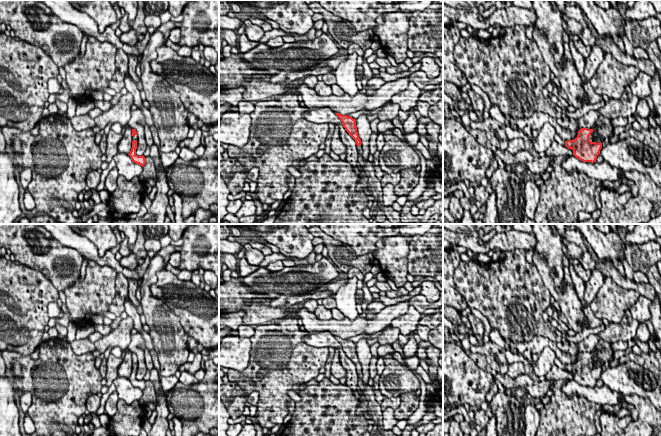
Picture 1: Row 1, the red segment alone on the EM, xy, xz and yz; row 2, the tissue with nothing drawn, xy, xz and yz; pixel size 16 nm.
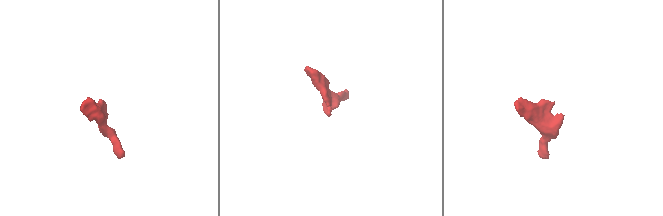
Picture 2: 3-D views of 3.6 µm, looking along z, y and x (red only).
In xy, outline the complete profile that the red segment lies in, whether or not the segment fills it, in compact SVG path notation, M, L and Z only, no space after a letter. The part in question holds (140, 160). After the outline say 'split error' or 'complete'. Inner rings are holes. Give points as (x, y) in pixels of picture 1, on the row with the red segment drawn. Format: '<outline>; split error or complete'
M132 129L132 136L133 136L132 148L131 148L131 151L128 155L130 156L131 160L134 163L139 164L143 167L146 163L146 160L145 160L145 157L143 155L138 156L136 154L138 135L137 135L137 132L135 129Z; split error

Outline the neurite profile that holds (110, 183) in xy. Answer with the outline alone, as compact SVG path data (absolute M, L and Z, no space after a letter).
M114 167L108 174L105 180L105 187L109 193L112 193L117 188L117 178L119 176L117 167Z

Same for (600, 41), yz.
M583 11L582 13L587 23L587 27L595 38L595 45L599 46L604 52L611 53L620 63L628 66L635 66L640 71L645 72L650 76L654 76L656 67L650 59L636 59L635 57L630 57L626 52L622 52L613 40L606 40L603 36L599 35L586 14Z

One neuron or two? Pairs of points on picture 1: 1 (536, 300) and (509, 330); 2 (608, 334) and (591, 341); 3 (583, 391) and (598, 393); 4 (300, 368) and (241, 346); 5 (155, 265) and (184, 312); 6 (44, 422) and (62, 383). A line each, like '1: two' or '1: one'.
1: one
2: two
3: one
4: two
5: two
6: one

